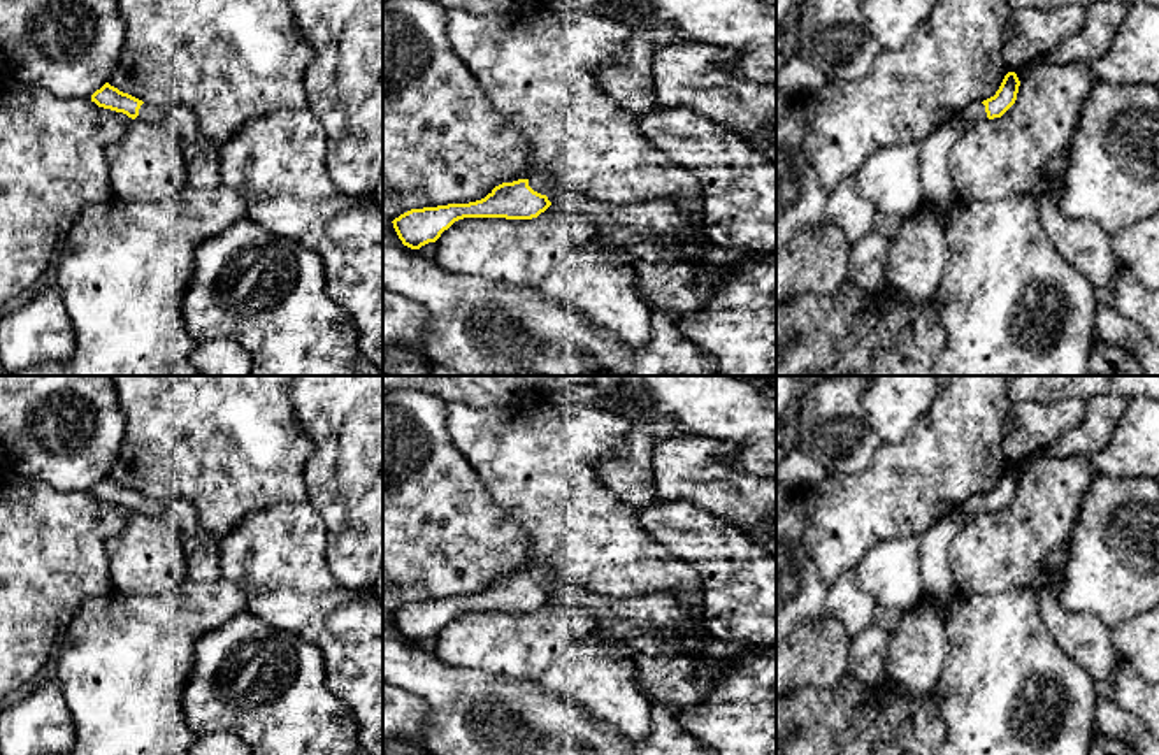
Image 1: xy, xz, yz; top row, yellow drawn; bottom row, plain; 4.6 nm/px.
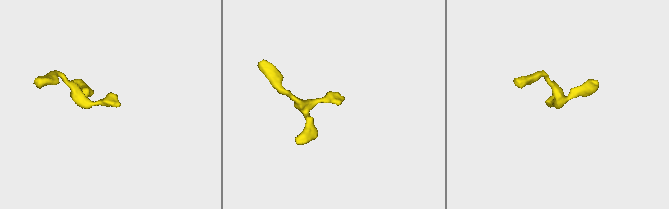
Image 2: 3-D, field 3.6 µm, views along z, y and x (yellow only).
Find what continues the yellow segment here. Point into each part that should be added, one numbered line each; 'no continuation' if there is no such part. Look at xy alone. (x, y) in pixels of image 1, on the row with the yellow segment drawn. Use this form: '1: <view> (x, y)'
1: xy (148, 113)

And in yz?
1: yz (935, 150)

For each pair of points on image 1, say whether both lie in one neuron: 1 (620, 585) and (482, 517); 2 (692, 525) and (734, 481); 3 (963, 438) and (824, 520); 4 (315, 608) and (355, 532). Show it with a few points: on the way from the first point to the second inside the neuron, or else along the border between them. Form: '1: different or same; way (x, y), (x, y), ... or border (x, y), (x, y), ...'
1: different; border (501, 510), (529, 539), (524, 571)
2: different; border (668, 499), (694, 499), (743, 531)
3: same; way (928, 469), (910, 480), (891, 499), (859, 511)
4: different; border (325, 532), (329, 571), (345, 587), (364, 592)

